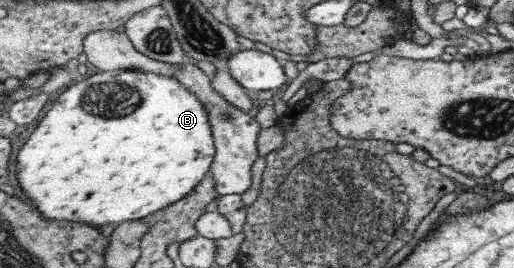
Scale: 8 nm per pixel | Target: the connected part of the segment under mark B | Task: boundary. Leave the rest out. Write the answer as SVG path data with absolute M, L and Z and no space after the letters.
M133 69L99 70L71 86L53 103L17 155L18 179L47 219L123 224L144 220L184 200L212 171L216 156L210 114L177 77Z

